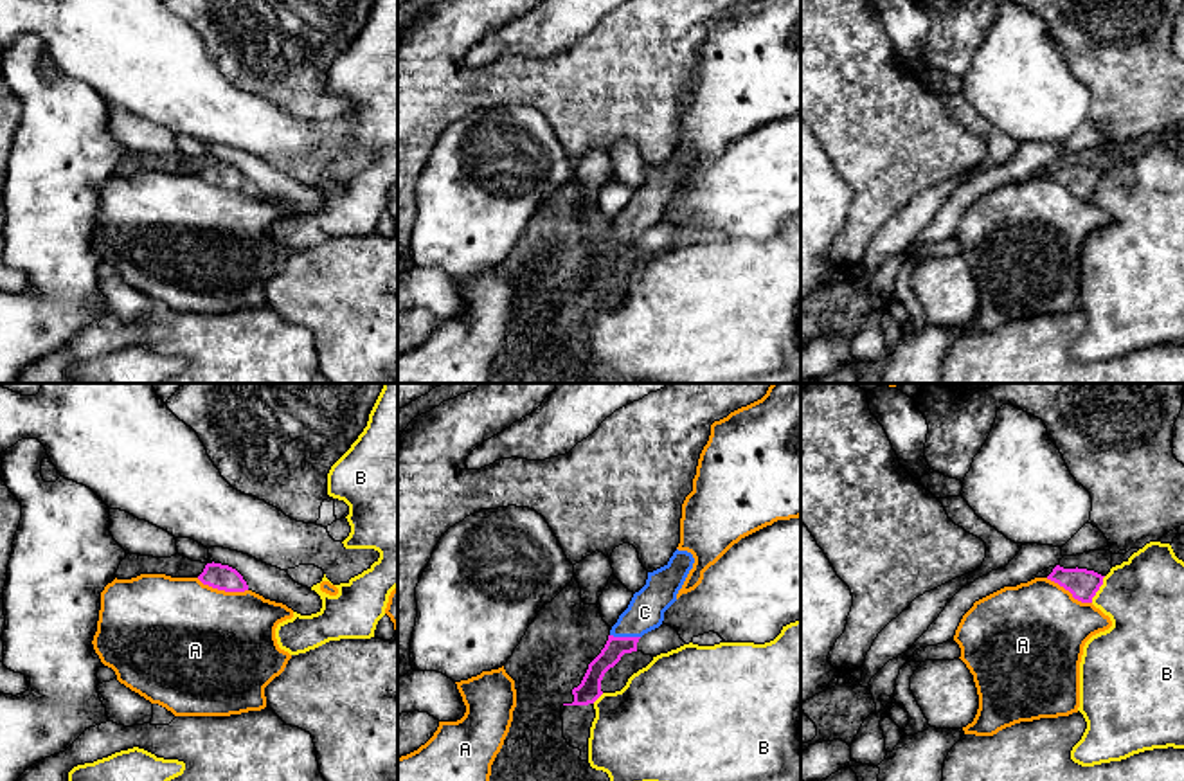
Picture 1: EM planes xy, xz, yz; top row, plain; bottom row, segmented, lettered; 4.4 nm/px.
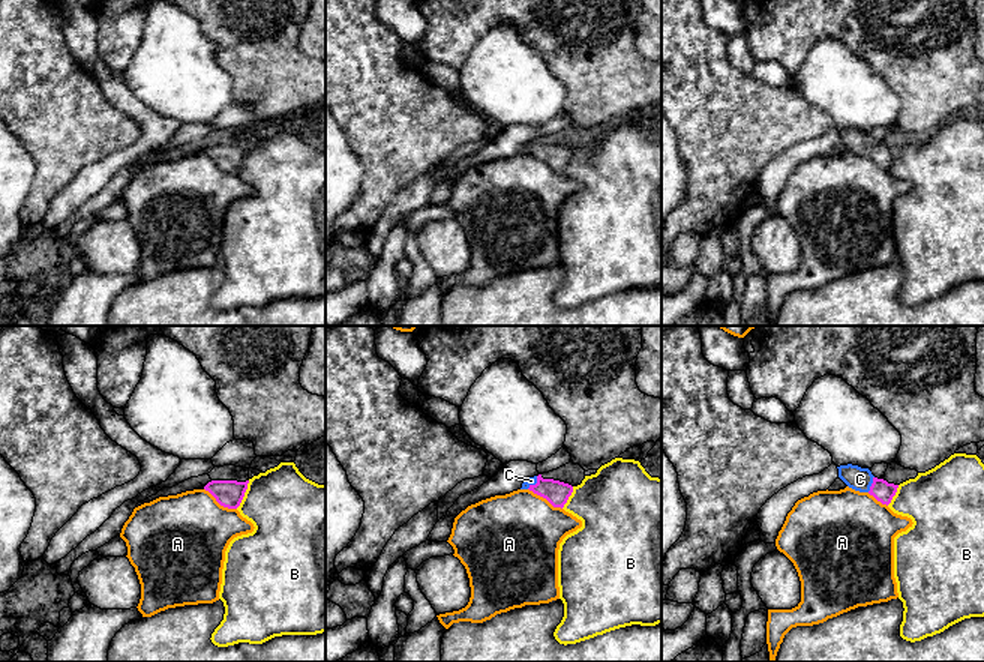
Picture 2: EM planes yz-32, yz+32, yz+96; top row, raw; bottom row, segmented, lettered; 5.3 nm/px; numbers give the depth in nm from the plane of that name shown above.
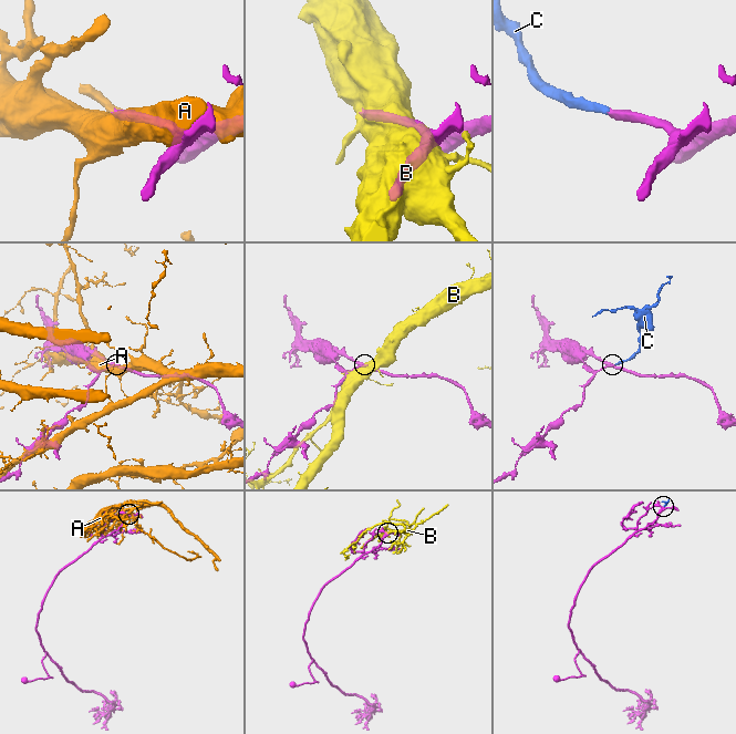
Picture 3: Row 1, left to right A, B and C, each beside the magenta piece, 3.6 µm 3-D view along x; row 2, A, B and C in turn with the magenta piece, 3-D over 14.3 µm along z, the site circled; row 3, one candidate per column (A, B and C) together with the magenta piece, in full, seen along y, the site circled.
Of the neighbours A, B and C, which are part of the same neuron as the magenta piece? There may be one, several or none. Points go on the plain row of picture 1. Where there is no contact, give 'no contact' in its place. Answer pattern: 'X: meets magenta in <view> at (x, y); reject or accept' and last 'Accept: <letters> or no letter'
A: meets magenta in xy at (222, 186); reject
B: meets magenta in yz at (1098, 186); reject
C: meets magenta in xz at (625, 234); accept
Accept: C

